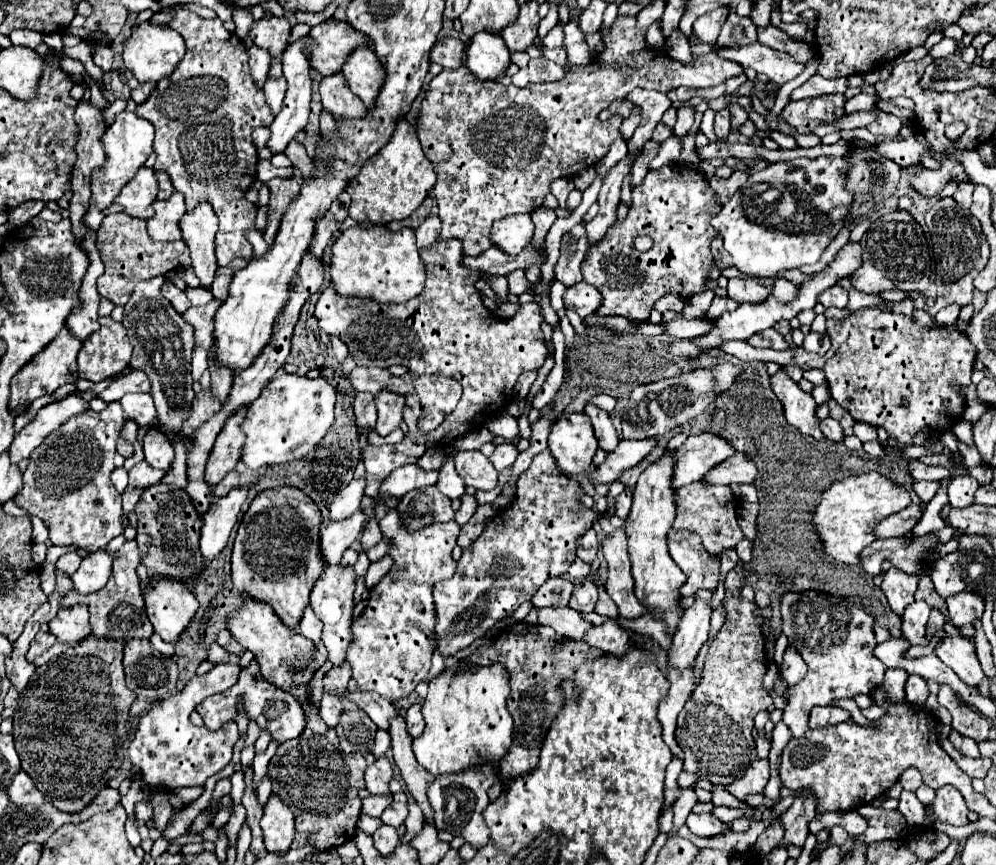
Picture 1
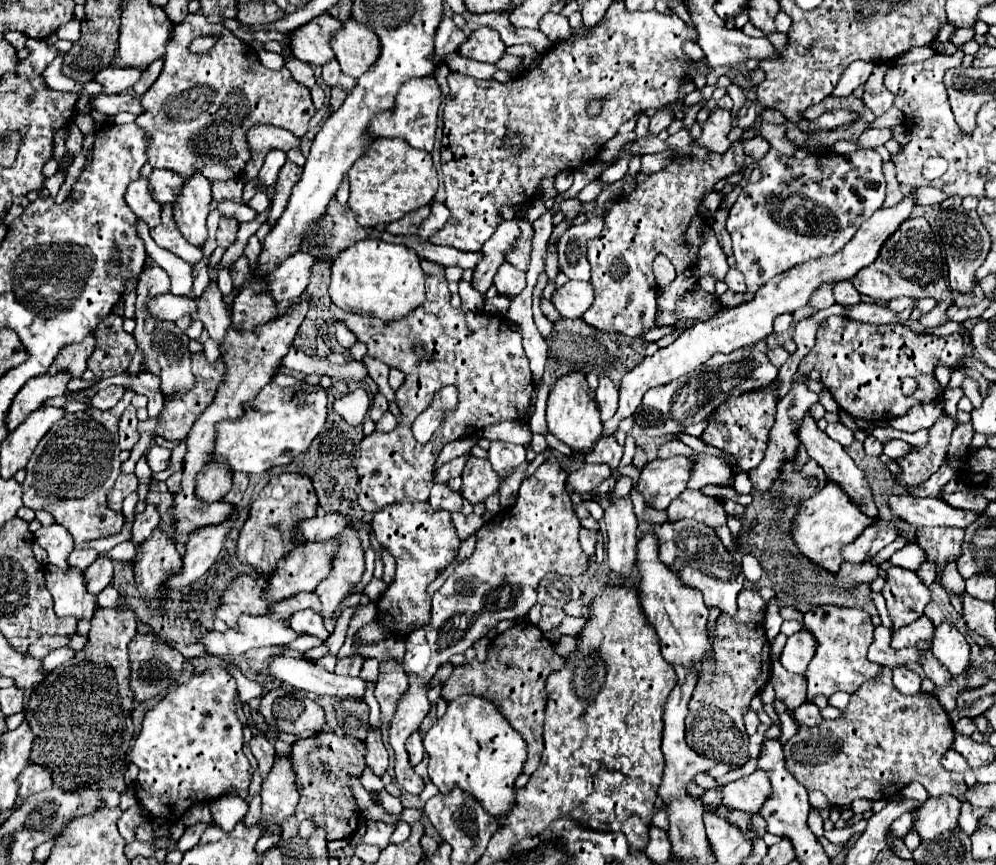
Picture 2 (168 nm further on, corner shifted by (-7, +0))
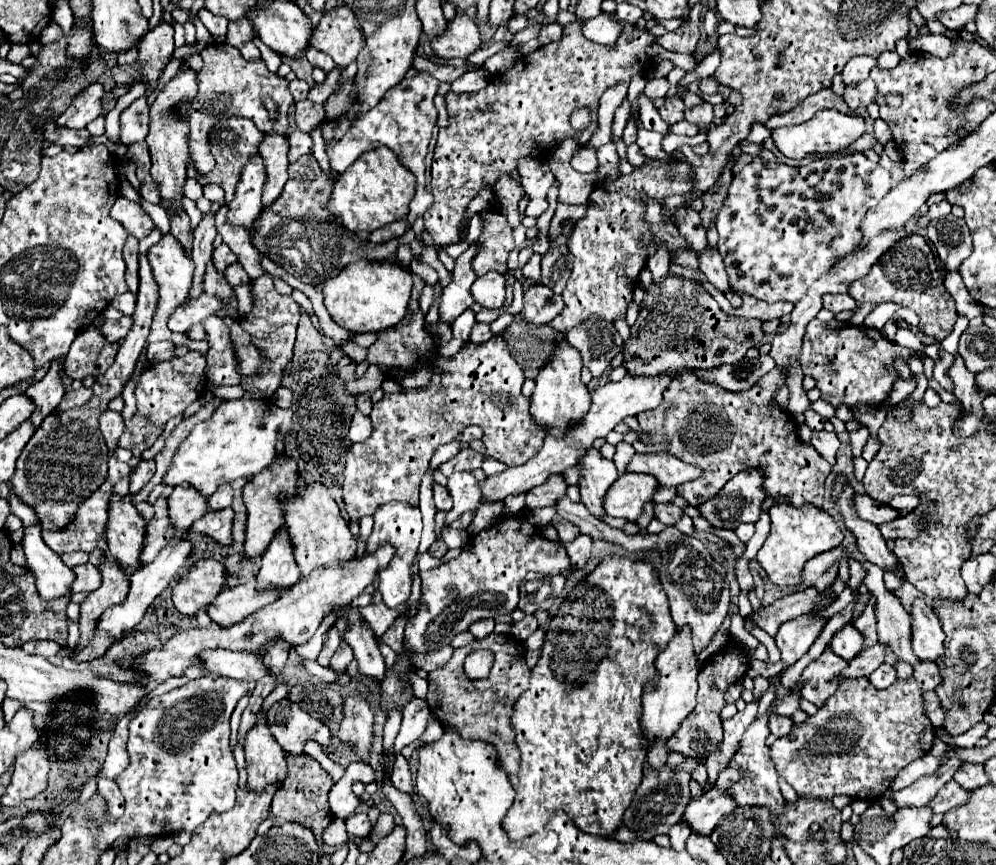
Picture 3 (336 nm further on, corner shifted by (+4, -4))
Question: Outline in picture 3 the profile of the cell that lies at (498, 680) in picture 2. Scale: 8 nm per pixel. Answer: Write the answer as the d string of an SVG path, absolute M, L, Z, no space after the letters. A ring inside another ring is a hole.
M492 632L490 636L482 640L474 640L474 644L464 646L454 650L452 658L446 662L444 668L438 668L430 672L428 676L428 706L434 712L434 716L444 724L444 728L458 728L464 738L478 738L494 744L500 754L500 764L502 768L510 774L518 774L520 766L520 754L518 746L514 742L514 728L510 726L510 718L514 712L514 702L528 690L530 684L530 666L526 664L524 658L524 644L518 642L510 634L496 634ZM474 650L490 650L494 654L494 666L490 670L490 676L484 680L470 680L462 668L464 658L474 652Z

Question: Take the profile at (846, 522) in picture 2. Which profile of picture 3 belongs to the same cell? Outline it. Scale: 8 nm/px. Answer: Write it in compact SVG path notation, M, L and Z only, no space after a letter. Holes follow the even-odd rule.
M810 504L804 508L772 506L770 518L772 528L764 546L758 550L758 562L766 570L768 578L778 586L798 586L798 582L802 582L802 566L810 558L814 558L814 554L832 550L844 540L844 534L838 528L836 520L824 508L816 508Z

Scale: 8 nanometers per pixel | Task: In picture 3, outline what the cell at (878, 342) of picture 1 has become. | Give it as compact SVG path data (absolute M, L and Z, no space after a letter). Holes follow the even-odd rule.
M814 318L808 326L806 326L806 334L804 334L804 344L802 344L802 352L800 352L800 366L804 374L810 374L816 380L816 388L822 392L822 400L832 404L834 408L838 408L840 404L844 404L848 410L856 410L858 406L864 408L880 408L884 404L884 400L892 394L894 390L894 382L900 380L900 374L896 370L898 360L906 362L910 358L920 358L924 360L926 354L924 352L914 352L910 348L902 348L896 342L888 340L882 336L880 330L874 328L864 328L864 326L846 326L846 328L828 328L828 324L820 322L818 318Z

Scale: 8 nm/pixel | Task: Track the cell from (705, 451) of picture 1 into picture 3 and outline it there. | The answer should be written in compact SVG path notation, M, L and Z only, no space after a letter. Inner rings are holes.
M626 472L620 476L604 498L604 508L608 516L636 520L642 516L642 506L652 502L658 480L652 474Z

